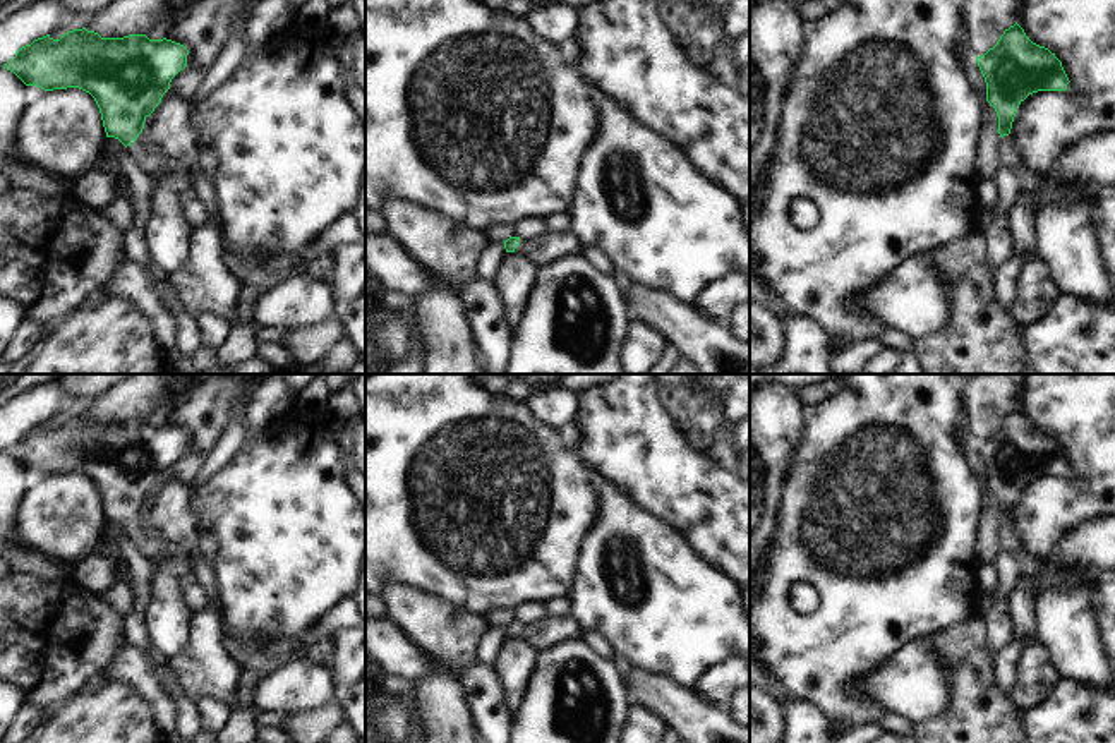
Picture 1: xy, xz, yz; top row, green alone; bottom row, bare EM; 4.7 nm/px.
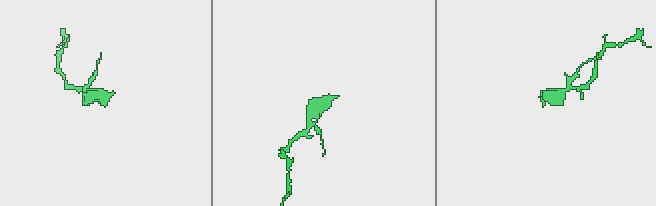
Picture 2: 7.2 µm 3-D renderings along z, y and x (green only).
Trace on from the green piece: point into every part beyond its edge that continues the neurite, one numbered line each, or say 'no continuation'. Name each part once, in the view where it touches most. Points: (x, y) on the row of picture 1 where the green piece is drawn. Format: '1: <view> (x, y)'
1: xy (170, 132).

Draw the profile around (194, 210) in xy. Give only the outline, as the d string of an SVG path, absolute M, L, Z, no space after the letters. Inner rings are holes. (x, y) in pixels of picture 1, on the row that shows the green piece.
M190 194L184 202L182 202L182 213L184 218L196 227L199 221L202 221L208 214L206 204L196 196Z

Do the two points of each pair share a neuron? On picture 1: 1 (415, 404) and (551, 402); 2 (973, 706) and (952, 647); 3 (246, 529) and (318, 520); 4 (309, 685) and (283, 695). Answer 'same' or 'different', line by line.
1: different
2: same
3: same
4: same

